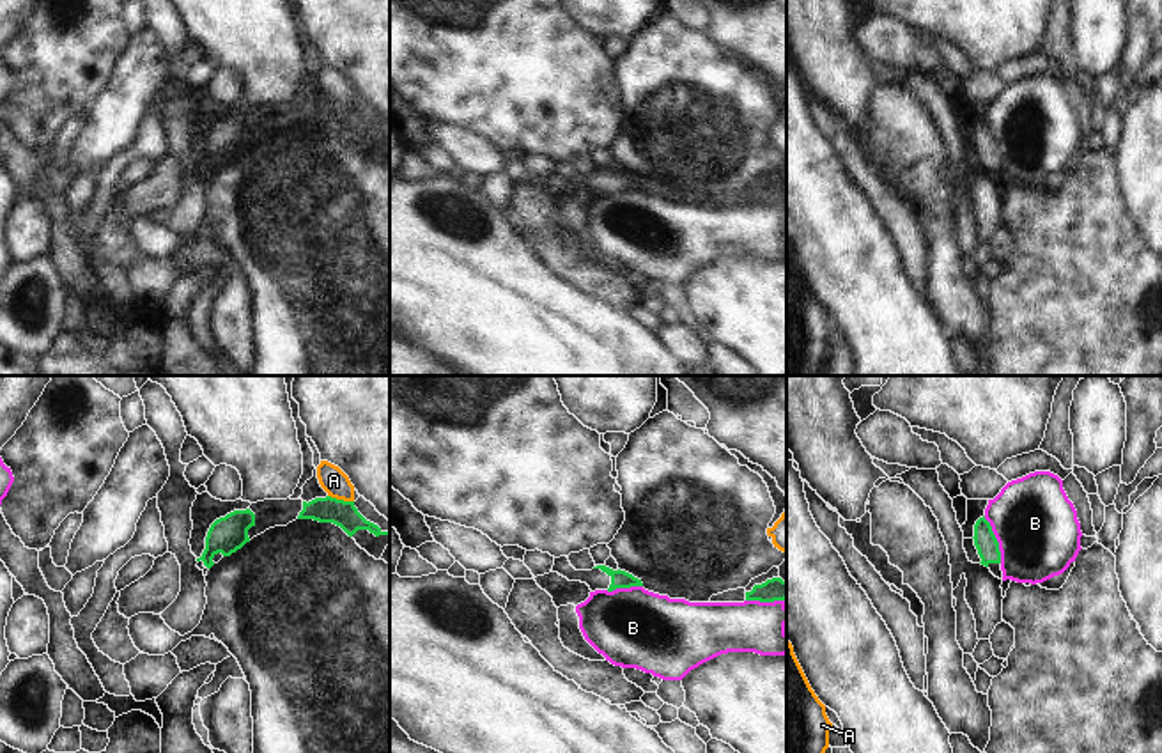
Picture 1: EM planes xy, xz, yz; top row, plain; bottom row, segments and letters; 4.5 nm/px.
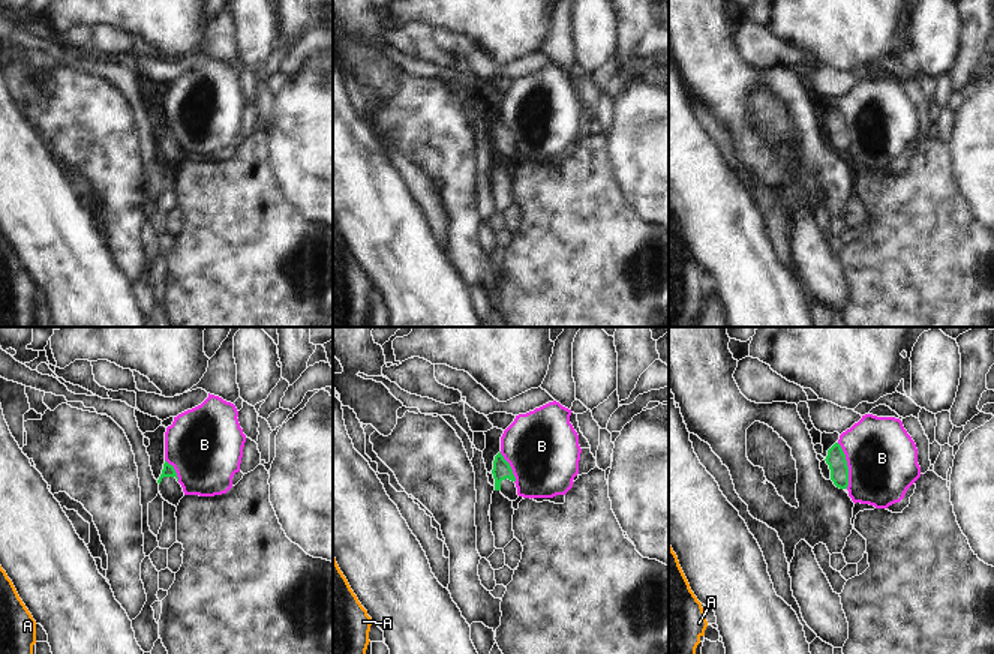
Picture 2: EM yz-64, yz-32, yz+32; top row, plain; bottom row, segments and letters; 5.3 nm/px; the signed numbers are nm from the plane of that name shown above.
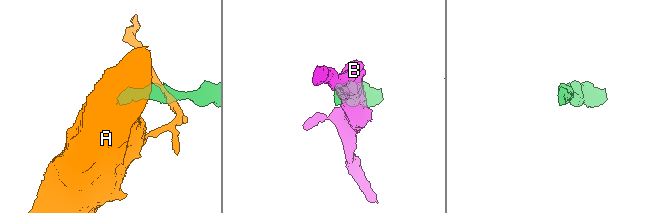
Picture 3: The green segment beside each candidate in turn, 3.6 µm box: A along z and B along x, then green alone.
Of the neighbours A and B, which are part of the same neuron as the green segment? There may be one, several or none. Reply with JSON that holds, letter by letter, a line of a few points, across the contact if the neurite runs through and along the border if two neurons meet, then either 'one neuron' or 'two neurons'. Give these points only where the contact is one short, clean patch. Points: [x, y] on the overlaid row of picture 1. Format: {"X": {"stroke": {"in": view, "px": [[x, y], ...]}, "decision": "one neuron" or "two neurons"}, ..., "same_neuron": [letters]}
{"A": {"stroke": {"in": "xy", "px": [[328, 495], [353, 502]]}, "decision": "two neurons"}, "B": {"decision": "two neurons"}, "same_neuron": []}

